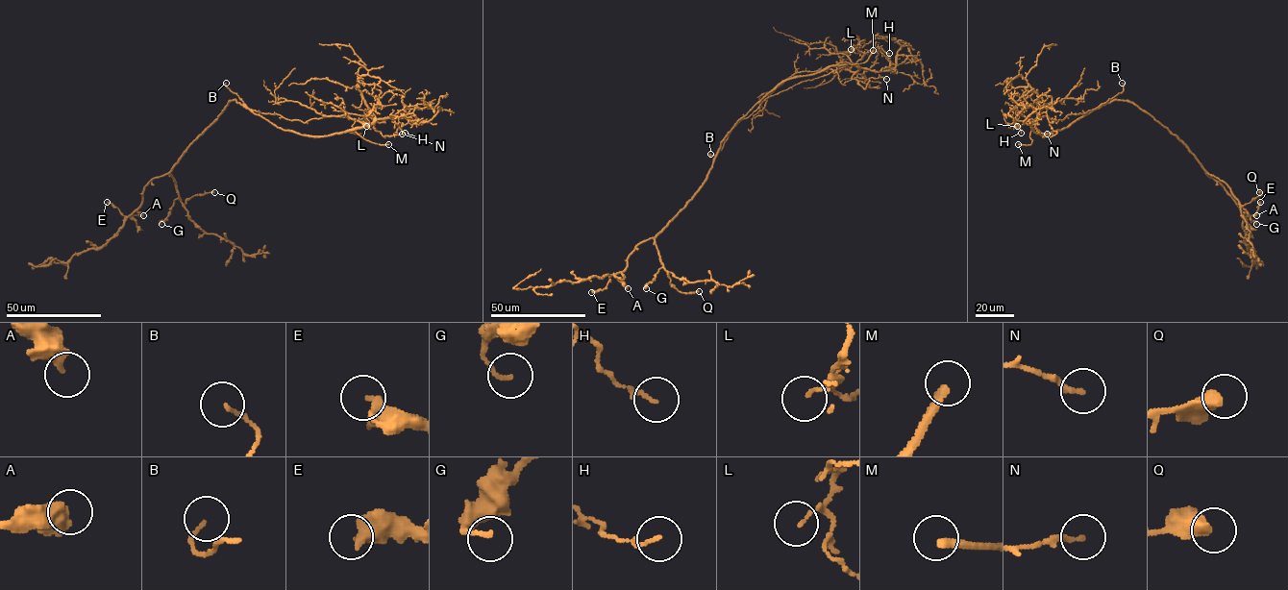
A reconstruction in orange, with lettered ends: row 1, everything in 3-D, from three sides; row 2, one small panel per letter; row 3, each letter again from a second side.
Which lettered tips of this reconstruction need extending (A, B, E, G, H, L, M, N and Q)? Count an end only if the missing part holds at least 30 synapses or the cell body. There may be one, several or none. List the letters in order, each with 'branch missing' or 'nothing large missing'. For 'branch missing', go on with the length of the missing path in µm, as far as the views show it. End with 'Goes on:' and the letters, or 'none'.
A: nothing large missing
B: nothing large missing
E: nothing large missing
G: nothing large missing
H: nothing large missing
L: nothing large missing
M: branch missing | 30 µm
N: nothing large missing
Q: nothing large missing
Goes on: M

